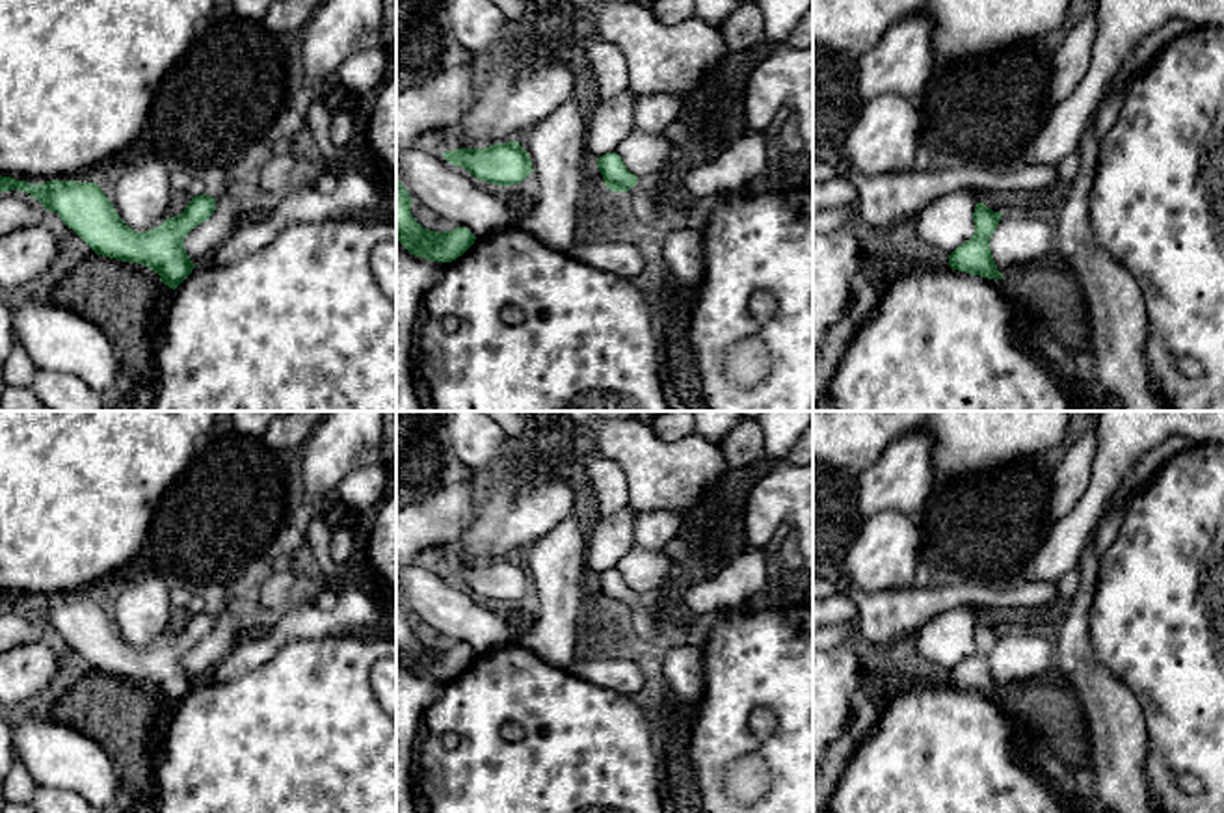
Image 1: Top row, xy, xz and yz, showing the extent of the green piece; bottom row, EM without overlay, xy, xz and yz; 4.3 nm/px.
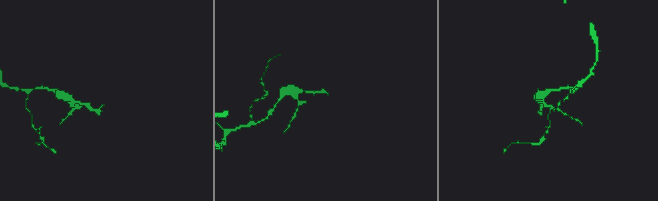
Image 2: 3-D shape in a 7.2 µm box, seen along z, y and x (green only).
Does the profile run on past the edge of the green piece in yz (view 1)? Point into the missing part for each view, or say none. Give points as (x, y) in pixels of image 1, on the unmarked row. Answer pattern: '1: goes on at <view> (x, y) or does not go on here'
1: does not go on here

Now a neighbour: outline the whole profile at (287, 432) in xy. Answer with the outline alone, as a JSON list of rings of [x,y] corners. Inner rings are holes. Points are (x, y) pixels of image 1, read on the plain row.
[[[277,411],[260,439],[285,456],[299,452],[326,413],[327,411]]]

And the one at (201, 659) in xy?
[[[227,608],[212,614],[216,618],[214,631],[201,642],[193,644],[184,655],[184,666],[195,683],[212,679],[214,672],[240,642],[240,618]]]

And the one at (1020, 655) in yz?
[[[1006,629],[990,655],[990,666],[1001,692],[1012,692],[1031,679],[1053,675],[1053,644],[1029,629]]]

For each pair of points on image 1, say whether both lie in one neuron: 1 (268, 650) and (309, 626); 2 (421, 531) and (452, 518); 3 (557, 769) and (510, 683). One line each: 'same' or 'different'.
1: same
2: same
3: same

